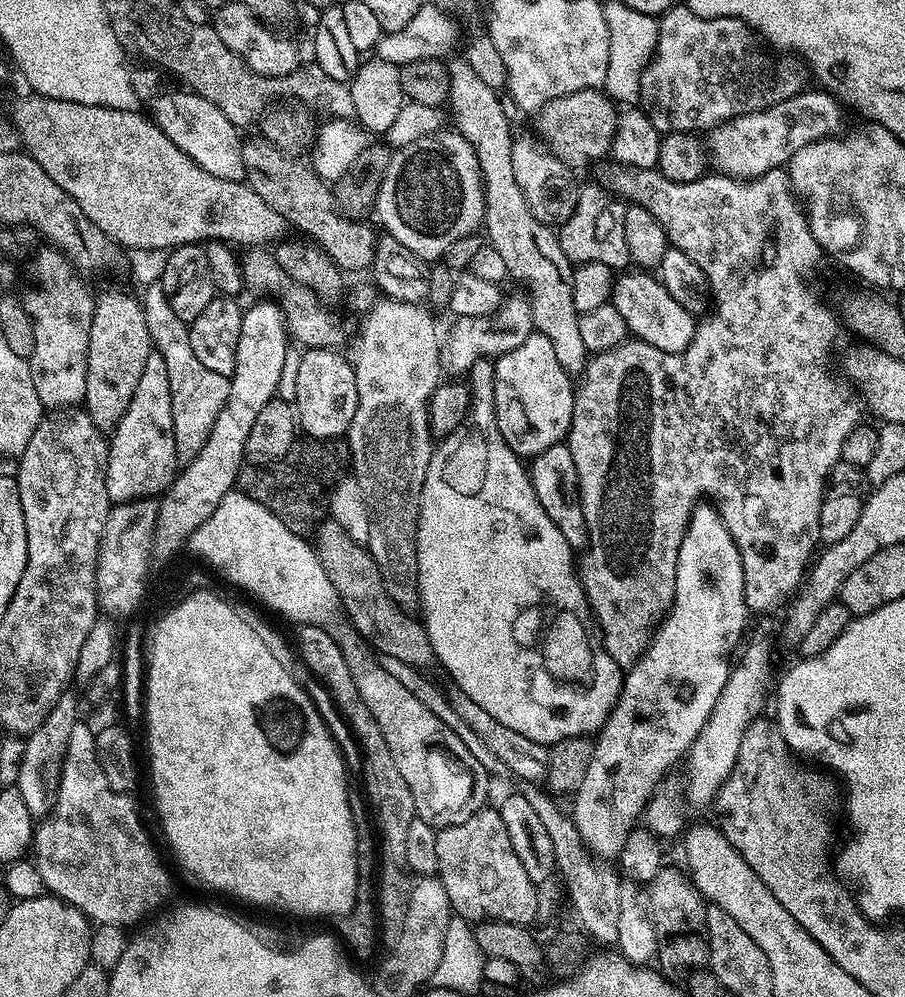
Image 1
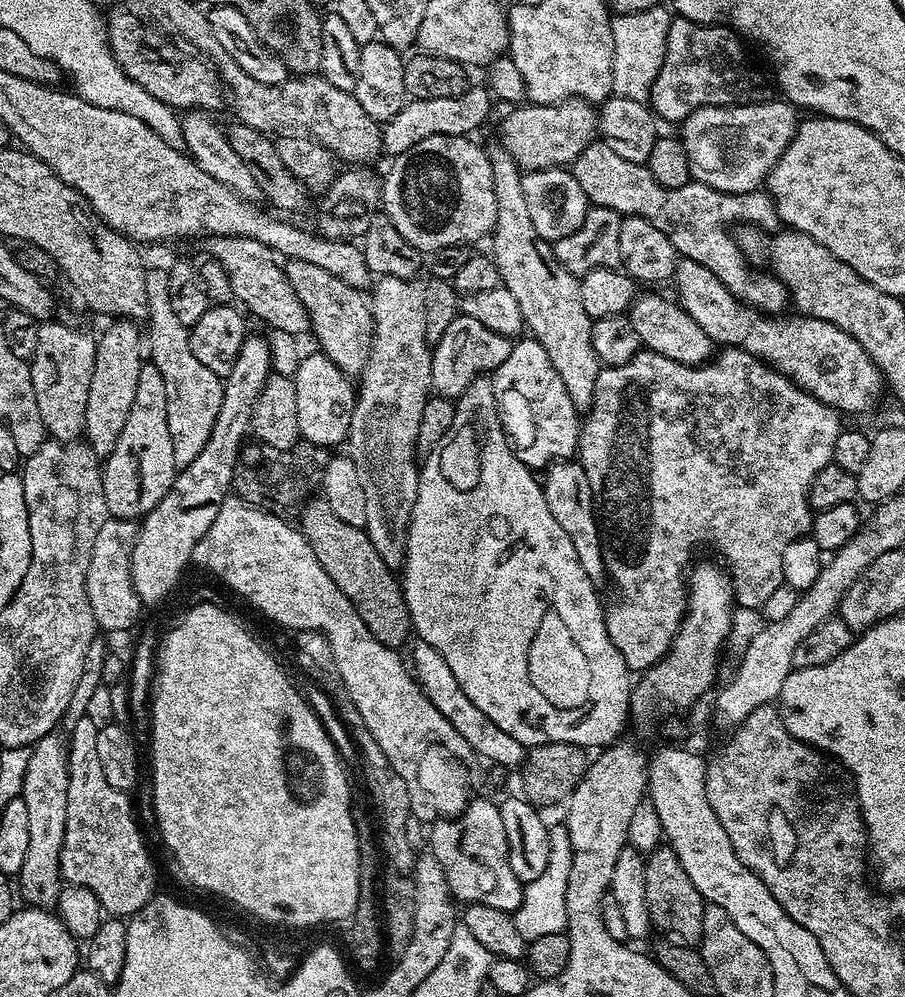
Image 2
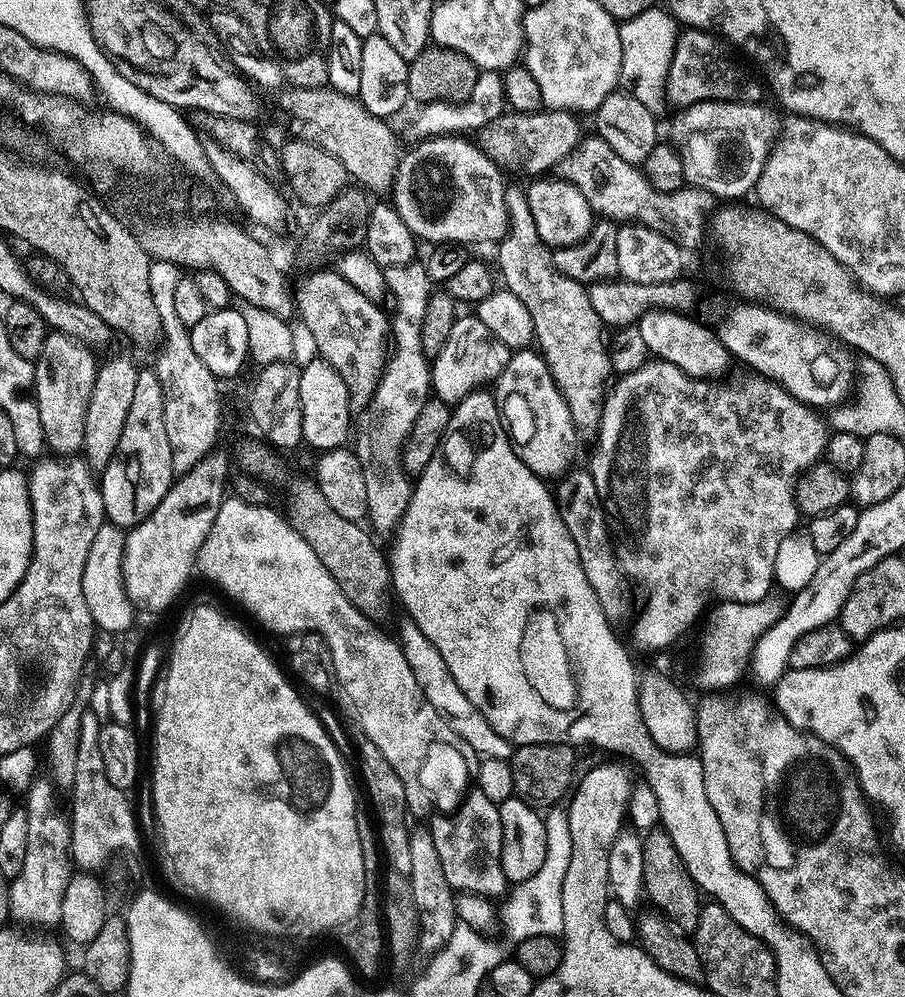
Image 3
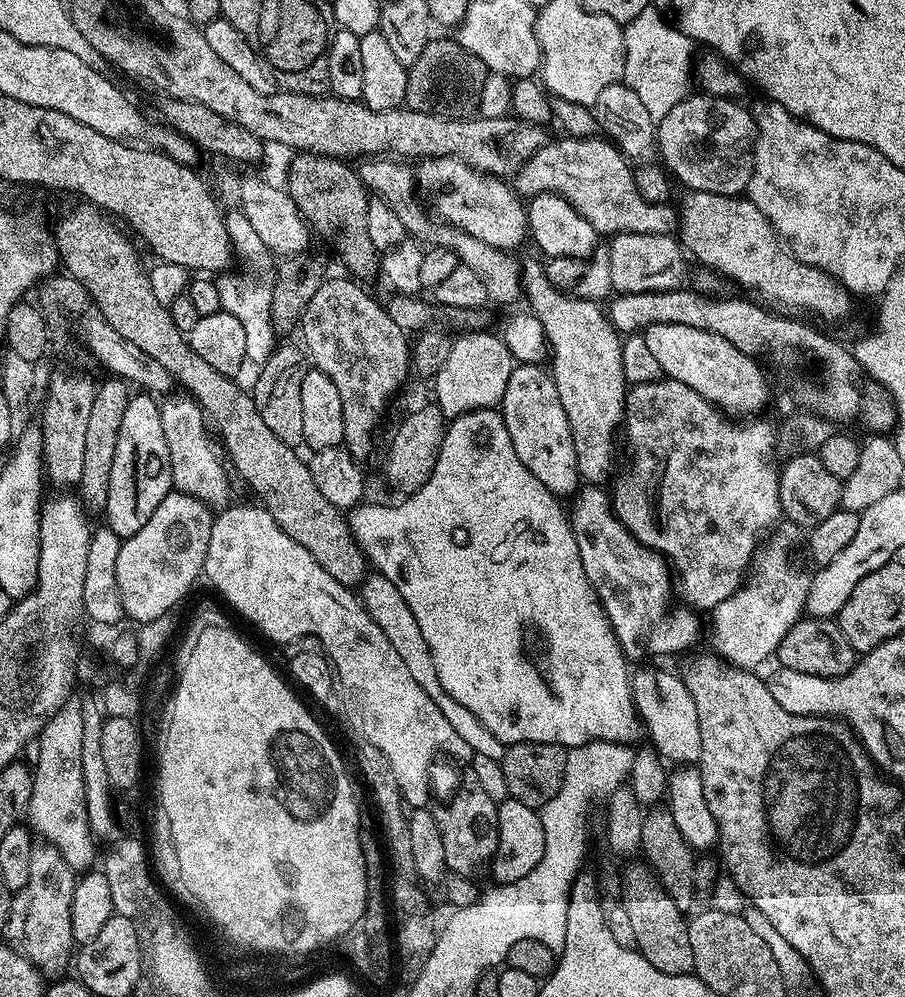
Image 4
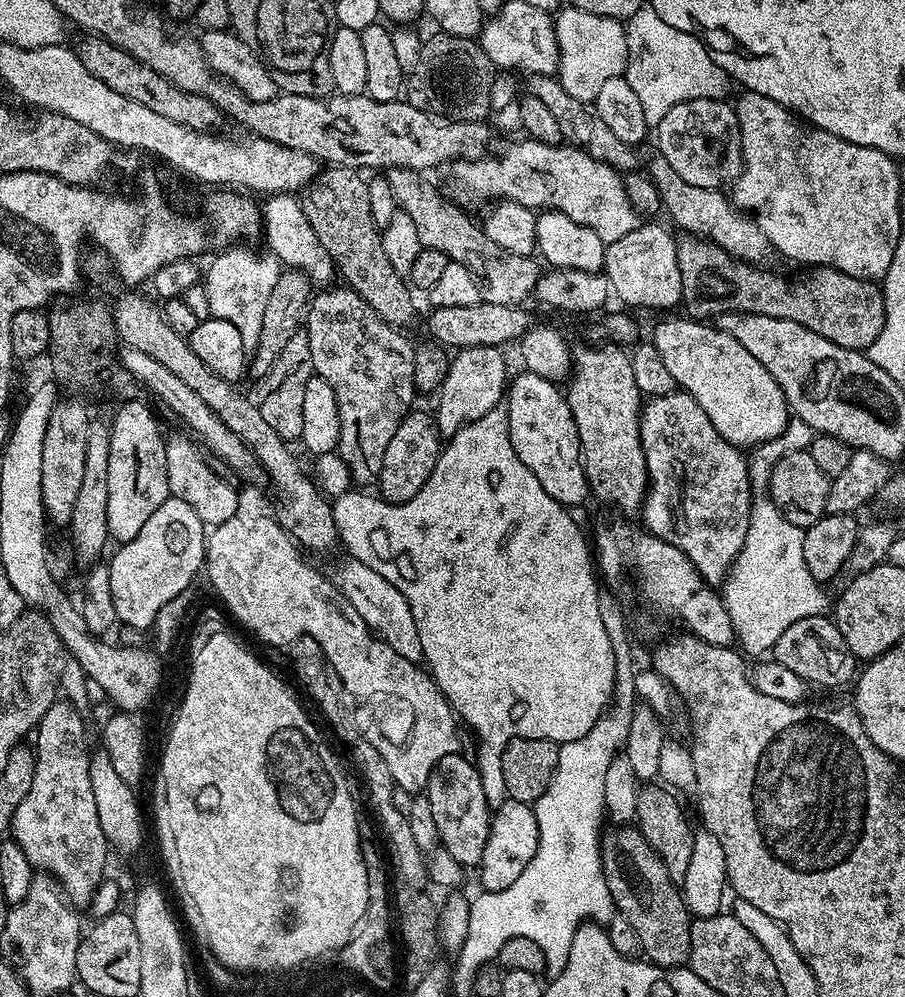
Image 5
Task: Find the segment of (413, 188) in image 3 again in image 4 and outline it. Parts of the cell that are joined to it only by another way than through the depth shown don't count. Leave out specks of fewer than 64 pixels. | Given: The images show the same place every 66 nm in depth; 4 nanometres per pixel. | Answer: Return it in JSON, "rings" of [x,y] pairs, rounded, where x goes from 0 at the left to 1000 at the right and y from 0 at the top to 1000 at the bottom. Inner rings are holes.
{"rings":[[[474,156],[461,164],[464,165],[457,169],[459,188],[465,198],[473,197],[476,212],[482,212],[487,222],[522,235],[537,243],[537,247],[558,251],[569,250],[569,245],[585,236],[582,208],[562,186],[562,190],[557,186],[560,184],[554,178],[529,173],[504,156]]]}

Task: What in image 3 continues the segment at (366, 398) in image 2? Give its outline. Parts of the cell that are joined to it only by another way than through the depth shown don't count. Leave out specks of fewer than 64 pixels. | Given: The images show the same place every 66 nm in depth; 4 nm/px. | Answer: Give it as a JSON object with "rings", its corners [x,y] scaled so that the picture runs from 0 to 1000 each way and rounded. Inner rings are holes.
{"rings":[[[461,336],[456,338],[454,351],[455,353],[446,351],[446,345],[442,341],[432,342],[431,358],[424,375],[409,403],[397,414],[391,425],[391,452],[400,467],[400,479],[404,482],[404,522],[417,535],[432,535],[441,527],[453,508],[457,488],[452,474],[446,471],[444,451],[457,427],[457,419],[462,419],[462,411],[466,411],[466,407],[475,399],[477,375],[475,362],[469,357],[465,340]]]}

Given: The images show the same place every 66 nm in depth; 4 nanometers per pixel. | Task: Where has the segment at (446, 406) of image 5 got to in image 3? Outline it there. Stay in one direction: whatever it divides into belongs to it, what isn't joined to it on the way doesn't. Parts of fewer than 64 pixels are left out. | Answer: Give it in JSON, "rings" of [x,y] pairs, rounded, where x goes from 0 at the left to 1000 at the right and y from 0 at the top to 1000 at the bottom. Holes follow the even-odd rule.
{"rings":[[[509,316],[498,328],[488,353],[475,365],[476,392],[481,400],[503,407],[519,394],[547,386],[555,371],[559,371],[559,363],[564,363],[566,354],[567,350],[561,349],[559,343],[550,343],[550,339],[546,339],[541,331],[537,331],[536,325],[526,316]]]}

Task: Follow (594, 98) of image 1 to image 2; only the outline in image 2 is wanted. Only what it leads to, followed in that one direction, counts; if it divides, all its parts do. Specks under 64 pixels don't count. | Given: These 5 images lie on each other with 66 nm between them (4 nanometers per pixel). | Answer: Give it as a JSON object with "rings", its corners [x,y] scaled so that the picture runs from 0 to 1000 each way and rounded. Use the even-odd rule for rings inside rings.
{"rings":[[[621,100],[618,104],[580,103],[578,106],[567,107],[557,116],[552,124],[551,147],[559,150],[571,166],[582,173],[599,171],[600,169],[618,169],[630,166],[652,146],[661,136],[661,112],[648,100]]]}

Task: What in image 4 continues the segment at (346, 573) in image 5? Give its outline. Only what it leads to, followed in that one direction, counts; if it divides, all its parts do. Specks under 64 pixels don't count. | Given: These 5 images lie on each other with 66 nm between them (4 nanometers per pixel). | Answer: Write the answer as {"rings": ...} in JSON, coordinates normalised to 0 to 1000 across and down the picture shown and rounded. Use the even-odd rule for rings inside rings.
{"rings":[[[408,576],[403,578],[402,585],[397,587],[396,598],[411,623],[427,636],[427,640],[435,648],[435,652],[440,652],[444,664],[449,664],[449,672],[453,672],[457,684],[462,684],[462,688],[466,688],[466,692],[471,692],[471,696],[475,696],[475,700],[484,708],[484,712],[488,712],[488,716],[492,717],[493,724],[497,724],[498,730],[506,735],[506,740],[510,740],[510,744],[515,744],[515,748],[519,748],[519,752],[527,759],[536,758],[539,762],[552,764],[557,759],[559,747],[549,738],[541,736],[541,732],[537,732],[537,728],[533,728],[529,720],[519,716],[519,712],[515,712],[515,708],[502,704],[502,700],[497,700],[497,696],[493,696],[493,692],[484,680],[484,672],[480,668],[480,656],[475,652],[475,648],[471,648],[471,640],[466,640],[462,620],[457,620],[453,608],[449,608],[449,600],[444,600],[444,596],[440,596],[440,588],[435,588],[435,584],[431,584],[431,580],[419,576]]]}

